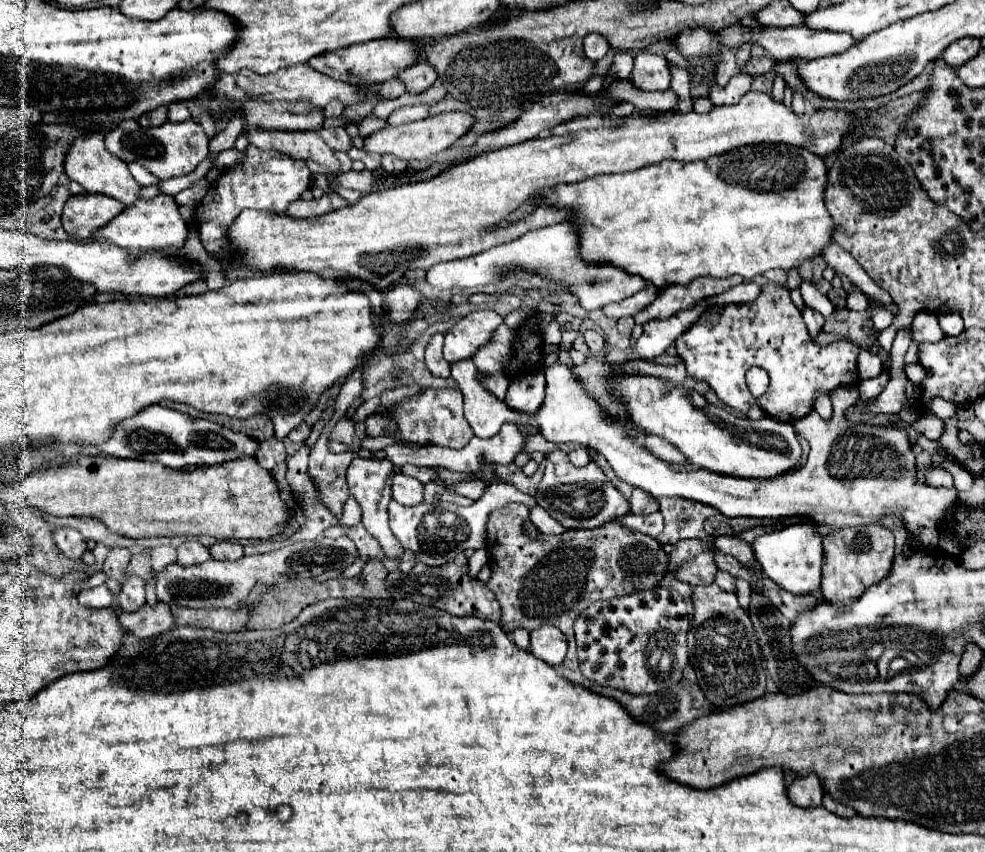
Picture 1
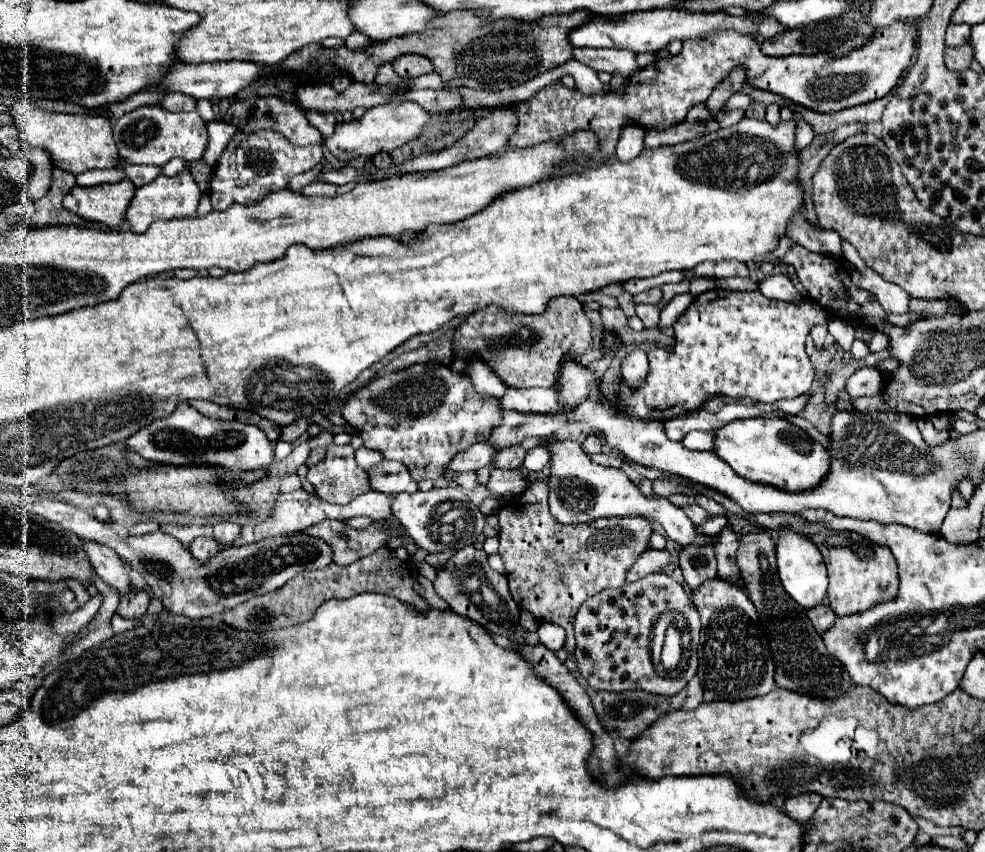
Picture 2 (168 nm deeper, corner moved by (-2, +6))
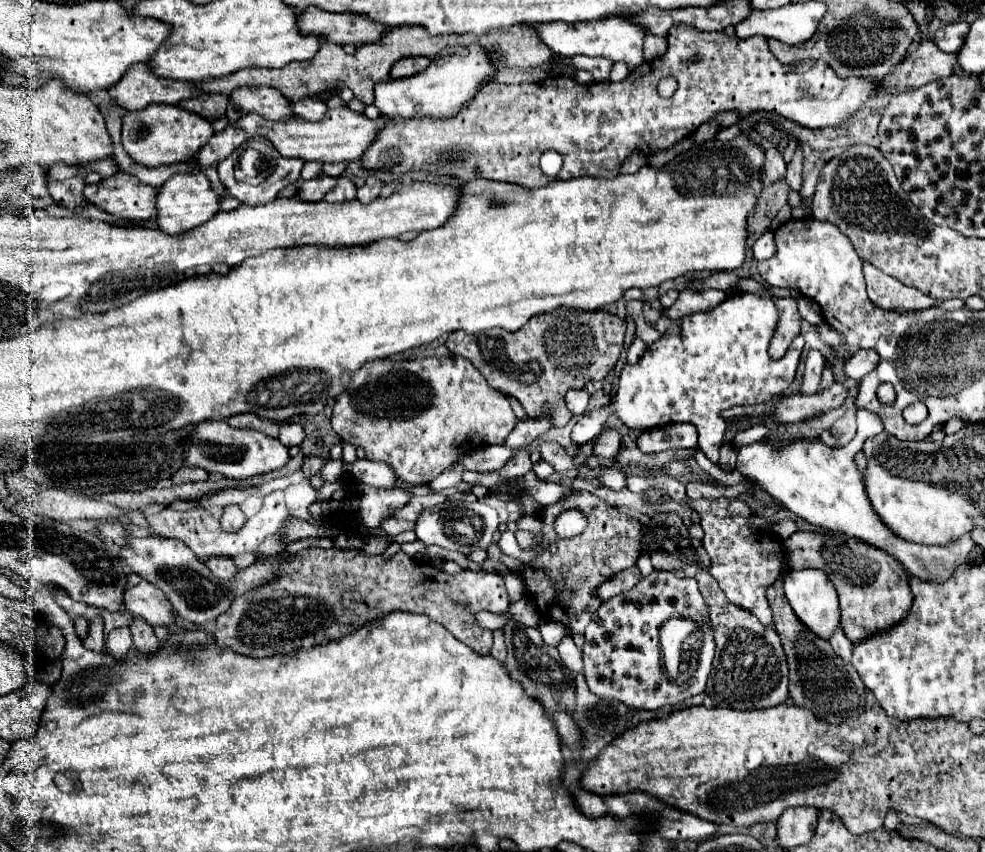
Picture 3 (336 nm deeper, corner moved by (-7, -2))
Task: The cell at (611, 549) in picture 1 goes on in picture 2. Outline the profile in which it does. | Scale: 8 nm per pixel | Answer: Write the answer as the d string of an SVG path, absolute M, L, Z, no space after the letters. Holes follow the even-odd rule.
M533 482L521 496L513 498L509 504L501 506L499 516L499 556L505 564L505 576L509 580L509 590L513 600L521 610L531 612L537 622L555 622L567 632L567 654L575 652L575 636L573 636L573 618L581 602L591 598L593 594L605 588L619 588L625 584L625 576L639 560L639 556L649 548L649 538L653 534L651 522L645 518L597 518L587 524L559 524L547 504L549 486L547 482Z

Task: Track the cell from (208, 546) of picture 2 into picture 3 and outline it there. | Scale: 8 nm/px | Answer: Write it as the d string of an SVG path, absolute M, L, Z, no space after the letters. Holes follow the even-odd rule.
M210 558L206 562L206 566L212 570L212 574L220 580L234 580L234 572L236 572L236 564L230 558Z

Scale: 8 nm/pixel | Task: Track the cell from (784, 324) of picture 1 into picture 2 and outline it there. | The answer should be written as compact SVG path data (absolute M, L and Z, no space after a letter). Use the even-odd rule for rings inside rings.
M721 288L709 290L697 296L687 312L673 324L673 354L669 354L665 348L653 348L647 354L649 374L641 388L629 390L623 378L617 380L617 404L631 418L669 420L701 408L705 398L719 394L735 400L749 398L763 404L801 396L809 392L813 384L813 360L805 352L805 338L813 326L827 322L827 312L809 298L805 298L805 304L787 304L783 300L769 300L761 292L733 292Z

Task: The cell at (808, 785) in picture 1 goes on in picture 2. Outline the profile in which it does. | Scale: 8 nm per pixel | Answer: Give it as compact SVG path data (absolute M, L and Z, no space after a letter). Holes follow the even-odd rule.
M807 792L807 794L799 794L799 796L787 798L783 810L785 810L793 820L807 822L807 820L811 820L813 812L819 808L819 802L821 802L821 796L819 796L819 794Z

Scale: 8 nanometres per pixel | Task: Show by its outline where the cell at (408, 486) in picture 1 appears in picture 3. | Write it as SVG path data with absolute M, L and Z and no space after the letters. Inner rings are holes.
M356 460L352 464L344 462L342 474L354 476L354 480L370 484L370 486L380 486L380 488L390 488L396 484L396 474L386 462L372 462L372 460Z

